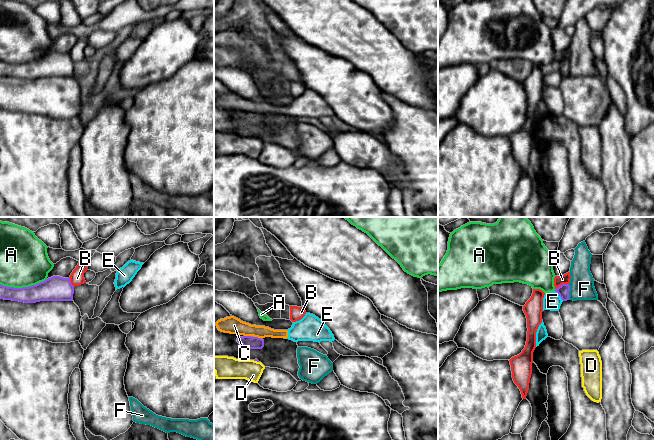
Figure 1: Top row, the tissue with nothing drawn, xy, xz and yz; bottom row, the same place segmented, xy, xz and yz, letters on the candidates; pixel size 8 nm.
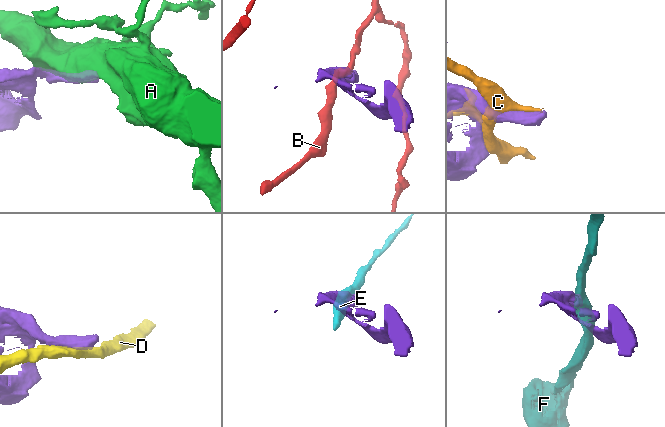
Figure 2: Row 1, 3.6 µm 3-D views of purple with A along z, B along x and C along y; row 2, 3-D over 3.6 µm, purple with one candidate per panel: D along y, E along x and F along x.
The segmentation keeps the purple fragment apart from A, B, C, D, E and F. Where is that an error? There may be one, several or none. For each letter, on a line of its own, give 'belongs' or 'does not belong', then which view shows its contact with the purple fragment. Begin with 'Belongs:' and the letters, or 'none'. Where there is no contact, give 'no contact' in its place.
Belongs: none
A: does not belong | xy
B: does not belong | yz
C: does not belong | xz
D: does not belong | xz
E: does not belong | yz
F: does not belong | yz

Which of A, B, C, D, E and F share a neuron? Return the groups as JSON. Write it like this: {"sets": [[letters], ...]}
{"sets": [["A"], ["B"], ["C", "E"], ["D"], ["F"]]}

